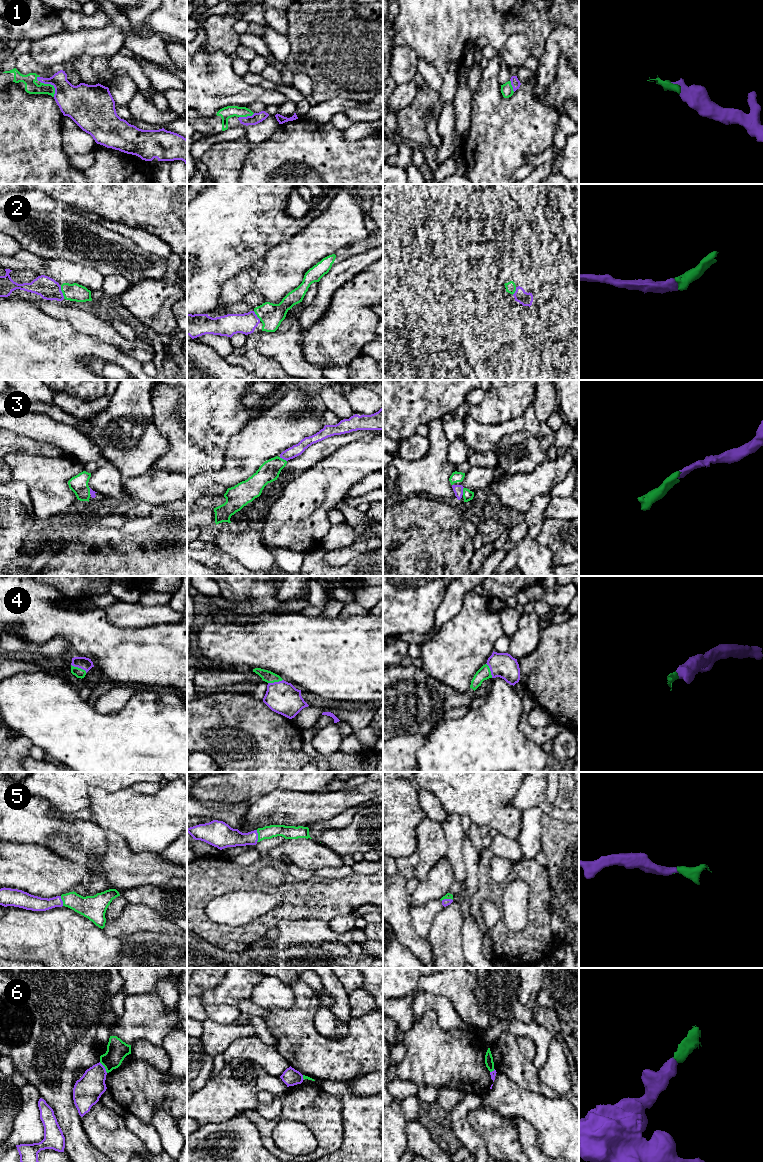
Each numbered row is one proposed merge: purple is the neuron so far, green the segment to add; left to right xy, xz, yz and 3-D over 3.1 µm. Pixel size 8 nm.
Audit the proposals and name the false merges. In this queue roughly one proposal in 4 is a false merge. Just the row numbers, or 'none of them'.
6

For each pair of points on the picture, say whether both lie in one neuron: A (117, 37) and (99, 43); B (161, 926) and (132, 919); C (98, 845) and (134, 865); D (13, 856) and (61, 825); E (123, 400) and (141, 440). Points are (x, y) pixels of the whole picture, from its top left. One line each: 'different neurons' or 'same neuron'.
A: same neuron
B: same neuron
C: different neurons
D: different neurons
E: same neuron

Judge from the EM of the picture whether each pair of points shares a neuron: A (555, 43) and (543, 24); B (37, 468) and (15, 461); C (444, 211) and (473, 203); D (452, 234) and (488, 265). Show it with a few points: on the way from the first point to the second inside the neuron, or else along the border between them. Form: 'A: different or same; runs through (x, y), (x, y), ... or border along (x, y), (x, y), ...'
A: different; border along (568, 27), (557, 27), (551, 33), (540, 56)
B: same; runs through (32, 468), (20, 461)
C: same; runs through (452, 211), (454, 209), (461, 210), (465, 204)
D: same; runs through (454, 248), (462, 264), (469, 271), (474, 271)

